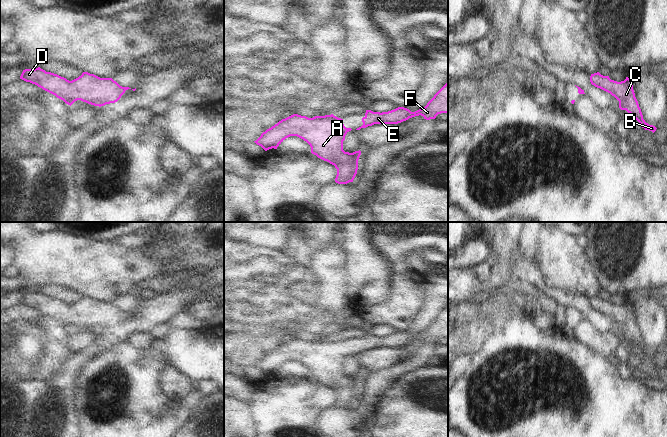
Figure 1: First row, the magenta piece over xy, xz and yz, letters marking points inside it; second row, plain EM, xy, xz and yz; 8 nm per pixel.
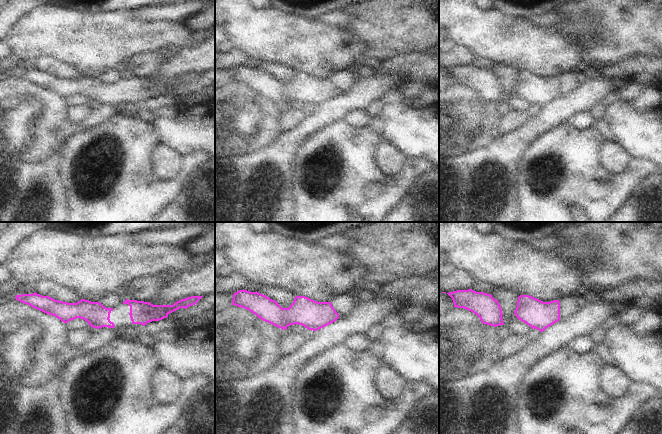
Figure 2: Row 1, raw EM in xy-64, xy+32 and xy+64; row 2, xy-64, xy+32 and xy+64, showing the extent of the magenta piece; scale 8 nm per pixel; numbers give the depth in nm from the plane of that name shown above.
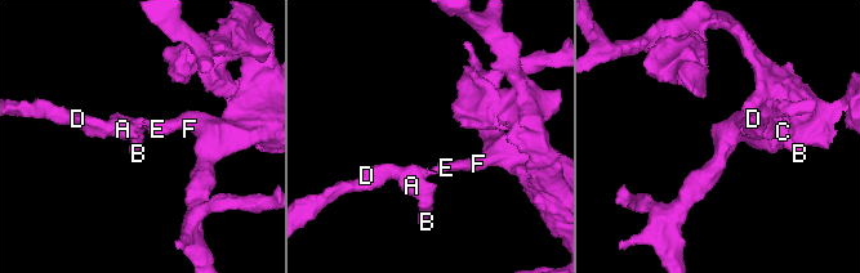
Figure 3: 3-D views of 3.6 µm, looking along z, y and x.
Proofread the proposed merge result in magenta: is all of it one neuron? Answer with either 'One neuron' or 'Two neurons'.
One neuron.

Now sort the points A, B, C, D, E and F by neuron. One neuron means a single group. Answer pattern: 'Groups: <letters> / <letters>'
Groups: A B C D E F.

